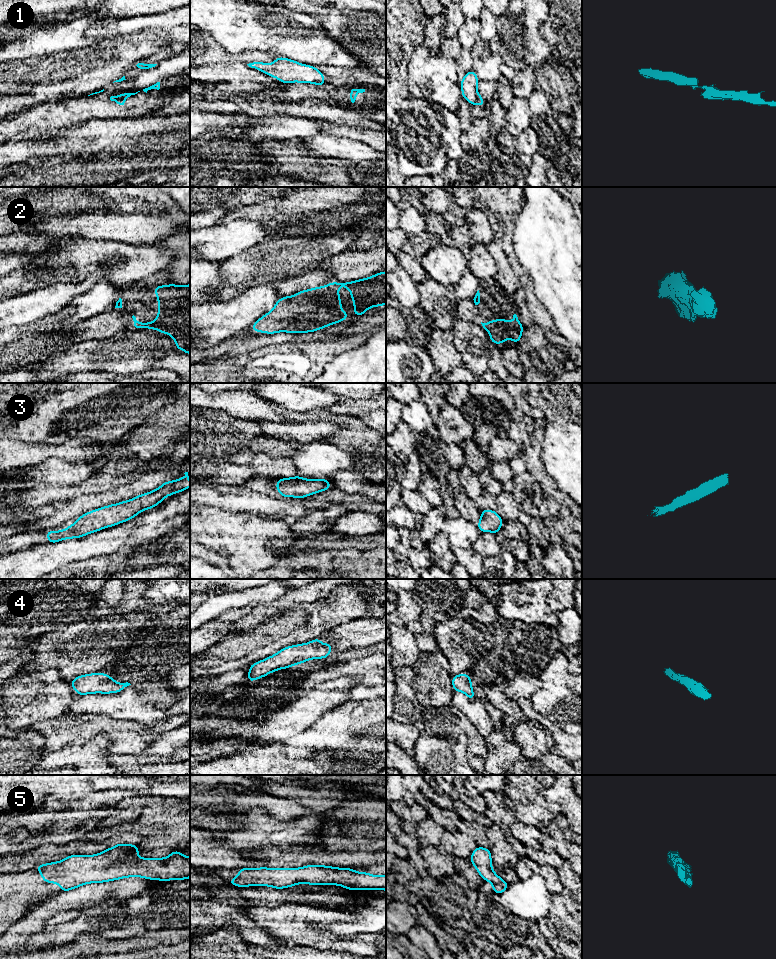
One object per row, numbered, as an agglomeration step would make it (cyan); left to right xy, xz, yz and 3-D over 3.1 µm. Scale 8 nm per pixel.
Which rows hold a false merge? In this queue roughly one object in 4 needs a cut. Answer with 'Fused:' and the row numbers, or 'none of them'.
Fused: 1

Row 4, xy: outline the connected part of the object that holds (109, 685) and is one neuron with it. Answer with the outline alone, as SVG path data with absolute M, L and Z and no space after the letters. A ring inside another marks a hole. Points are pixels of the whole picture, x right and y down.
M92 673L80 675L70 681L74 691L80 696L94 693L119 693L130 683L117 683L113 677L109 677L106 673Z

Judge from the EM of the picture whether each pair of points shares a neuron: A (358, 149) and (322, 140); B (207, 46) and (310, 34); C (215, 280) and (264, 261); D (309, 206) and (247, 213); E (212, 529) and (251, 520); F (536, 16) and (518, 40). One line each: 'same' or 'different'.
A: same
B: different
C: different
D: same
E: same
F: same

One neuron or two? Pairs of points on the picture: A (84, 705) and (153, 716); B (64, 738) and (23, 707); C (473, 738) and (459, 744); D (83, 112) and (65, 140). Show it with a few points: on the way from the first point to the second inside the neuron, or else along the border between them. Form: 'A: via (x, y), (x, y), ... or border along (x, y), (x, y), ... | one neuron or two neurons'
A: via (101, 705), (127, 705), (136, 711) | one neuron
B: border along (60, 714), (52, 718), (38, 720), (27, 727) | two neurons
C: border along (455, 737), (463, 734), (467, 739), (468, 749) | two neurons
D: border along (97, 117), (67, 127) | two neurons

